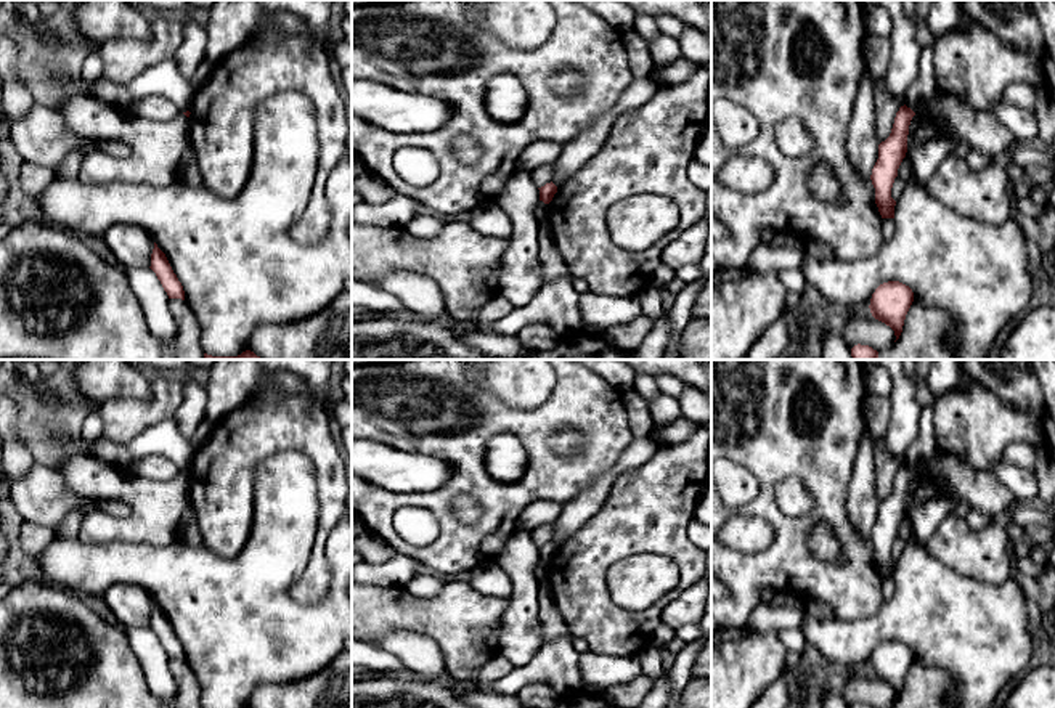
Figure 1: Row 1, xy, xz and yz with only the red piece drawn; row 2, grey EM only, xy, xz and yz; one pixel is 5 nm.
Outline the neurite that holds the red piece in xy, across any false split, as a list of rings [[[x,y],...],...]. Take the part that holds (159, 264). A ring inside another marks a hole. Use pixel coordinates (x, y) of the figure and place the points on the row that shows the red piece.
[[[154,242],[153,254],[151,254],[151,267],[149,268],[156,273],[156,276],[161,281],[169,299],[185,300],[183,286],[178,281],[177,275],[173,273],[165,254],[157,247],[156,242]]]

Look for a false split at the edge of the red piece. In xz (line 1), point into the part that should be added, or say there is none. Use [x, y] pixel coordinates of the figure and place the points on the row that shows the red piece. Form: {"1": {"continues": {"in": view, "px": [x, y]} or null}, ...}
{"1": {"continues": null}}

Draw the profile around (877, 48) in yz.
[[[874,34],[864,35],[867,71],[875,80],[875,135],[885,141],[893,128],[896,112],[906,104],[886,92],[886,74],[891,61],[891,40]]]

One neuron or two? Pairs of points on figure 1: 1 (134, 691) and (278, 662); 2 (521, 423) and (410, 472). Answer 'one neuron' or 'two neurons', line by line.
1: two neurons
2: two neurons

